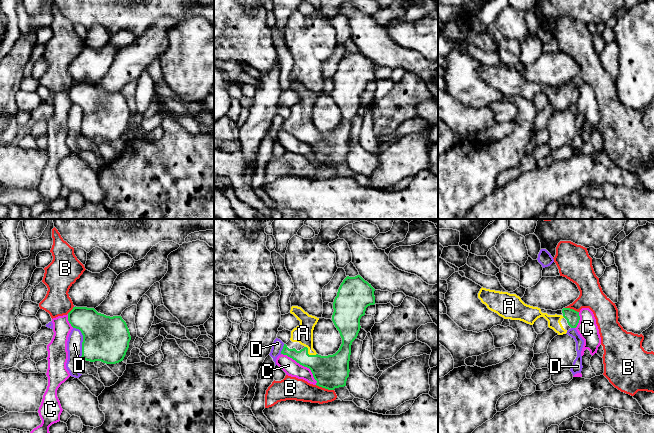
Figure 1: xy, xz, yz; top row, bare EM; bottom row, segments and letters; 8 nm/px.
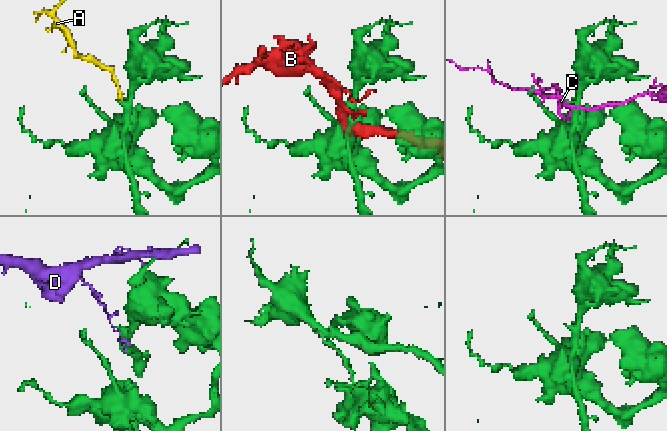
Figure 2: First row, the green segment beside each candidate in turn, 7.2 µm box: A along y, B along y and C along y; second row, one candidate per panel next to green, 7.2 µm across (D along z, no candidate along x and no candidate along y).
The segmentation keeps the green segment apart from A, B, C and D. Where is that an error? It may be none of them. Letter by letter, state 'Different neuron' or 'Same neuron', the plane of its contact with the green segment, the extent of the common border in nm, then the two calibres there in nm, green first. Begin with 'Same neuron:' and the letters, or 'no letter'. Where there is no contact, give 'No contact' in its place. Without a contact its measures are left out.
Same neuron: A
A: Same neuron. Touches green in xz. Shared border 120 nm. Thickness 260 nm (green) against 150 nm
B: Different neuron. Touches green in xz. Shared border 150 nm. Thickness 260 nm (green) against 180 nm
C: Different neuron. Touches green in xz. Shared border 380 nm. Thickness 260 nm (green) against 120 nm
D: Different neuron. Touches green in xy. Shared border 260 nm. Thickness 360 nm (green) against 130 nm

